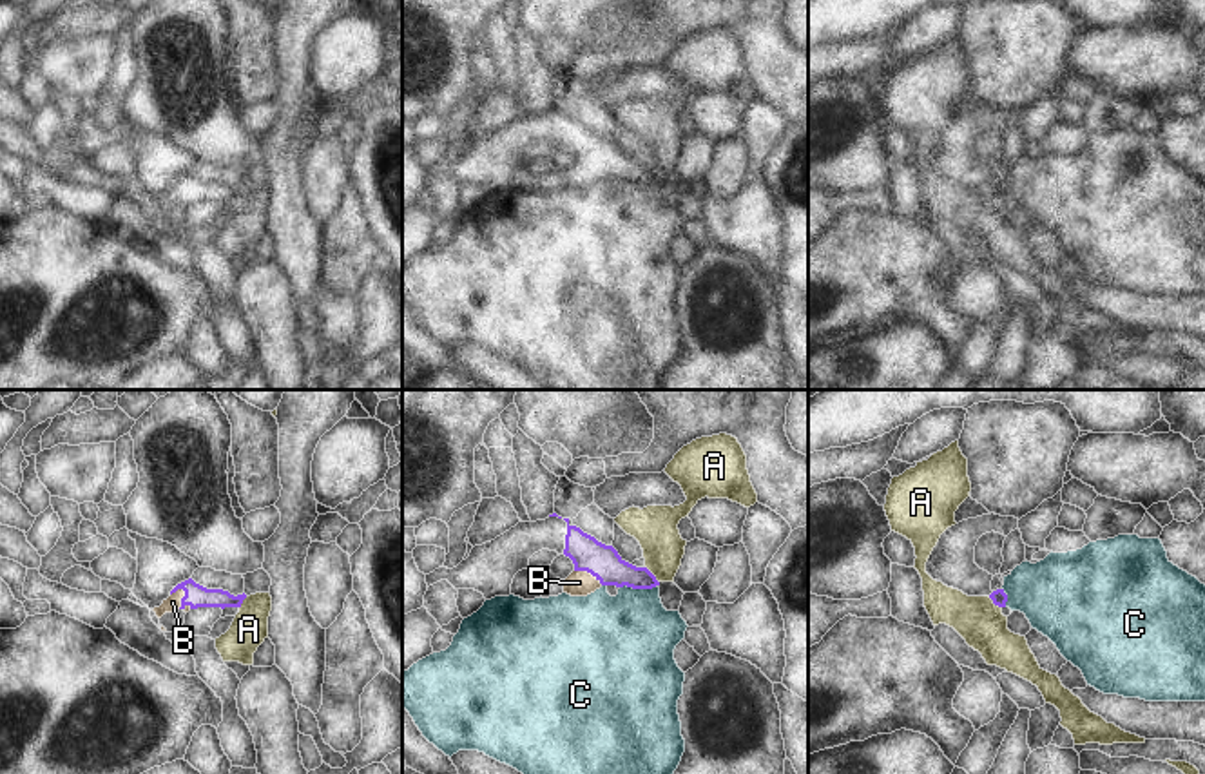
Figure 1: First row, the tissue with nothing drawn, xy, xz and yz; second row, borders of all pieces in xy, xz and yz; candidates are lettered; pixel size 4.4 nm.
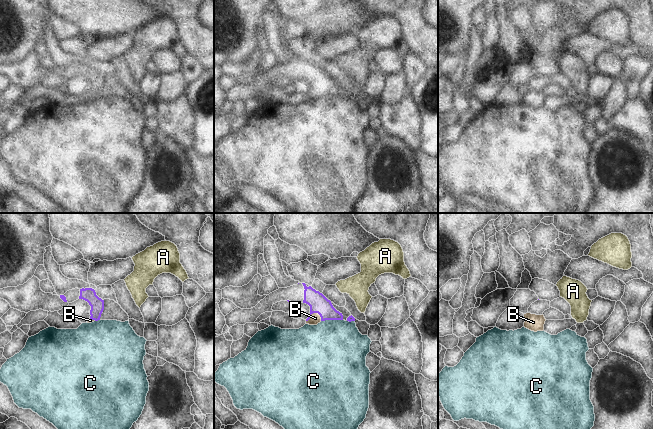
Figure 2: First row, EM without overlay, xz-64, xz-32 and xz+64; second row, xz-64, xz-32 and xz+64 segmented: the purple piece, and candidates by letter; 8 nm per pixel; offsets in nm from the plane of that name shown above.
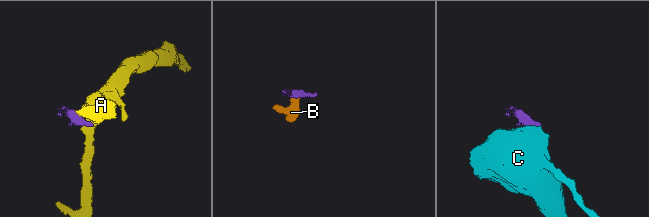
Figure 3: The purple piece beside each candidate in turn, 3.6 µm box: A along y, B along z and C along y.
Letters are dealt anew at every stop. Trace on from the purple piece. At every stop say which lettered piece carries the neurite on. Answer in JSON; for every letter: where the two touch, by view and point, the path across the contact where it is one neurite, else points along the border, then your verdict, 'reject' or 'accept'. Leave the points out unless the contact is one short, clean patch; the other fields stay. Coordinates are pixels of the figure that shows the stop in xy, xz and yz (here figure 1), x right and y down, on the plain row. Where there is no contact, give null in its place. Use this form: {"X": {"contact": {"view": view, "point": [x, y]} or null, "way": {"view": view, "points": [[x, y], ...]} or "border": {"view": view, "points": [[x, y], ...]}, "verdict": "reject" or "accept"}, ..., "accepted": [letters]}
{"A": {"contact": {"view": "xz", "point": [653, 169]}, "border": {"view": "xz", "points": [[645, 160], [658, 176]]}, "verdict": "reject"}, "B": {"contact": {"view": "xy", "point": [183, 191]}, "way": {"view": "xy", "points": [[196, 189], [183, 191], [173, 196]]}, "verdict": "accept"}, "C": {"contact": {"view": "xz", "point": [638, 182]}, "border": {"view": "xz", "points": [[656, 178], [651, 182], [620, 182]]}, "verdict": "reject"}, "accepted": ["B"]}

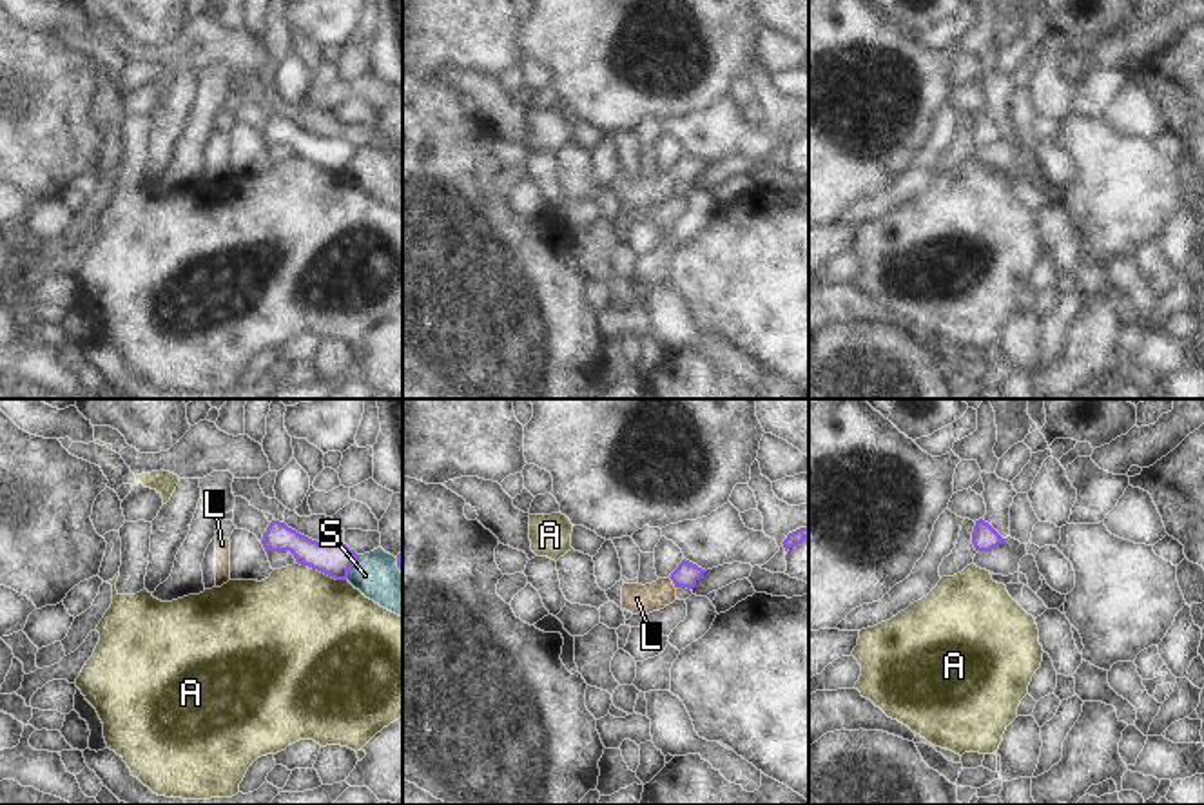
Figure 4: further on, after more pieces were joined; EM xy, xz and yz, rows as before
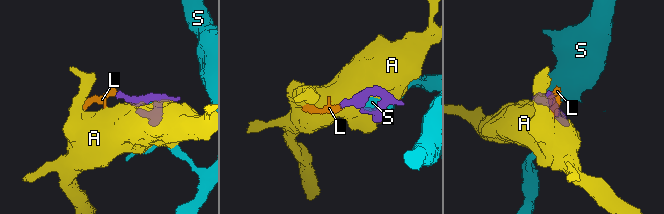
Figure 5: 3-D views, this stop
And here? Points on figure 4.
{"A": {"contact": {"view": "xy", "point": [321, 165]}, "border": {"view": "xy", "points": [[296, 155], [345, 174]]}, "verdict": "reject"}, "L": {"contact": {"view": "xz", "point": [673, 176]}, "way": {"view": "xz", "points": [[686, 169], [673, 176], [655, 191], [637, 193]]}, "verdict": "accept"}, "S": {"contact": {"view": "xy", "point": [350, 160]}, "border": {"view": "xy", "points": [[359, 149], [345, 173]]}, "verdict": "reject"}, "accepted": ["L"]}

